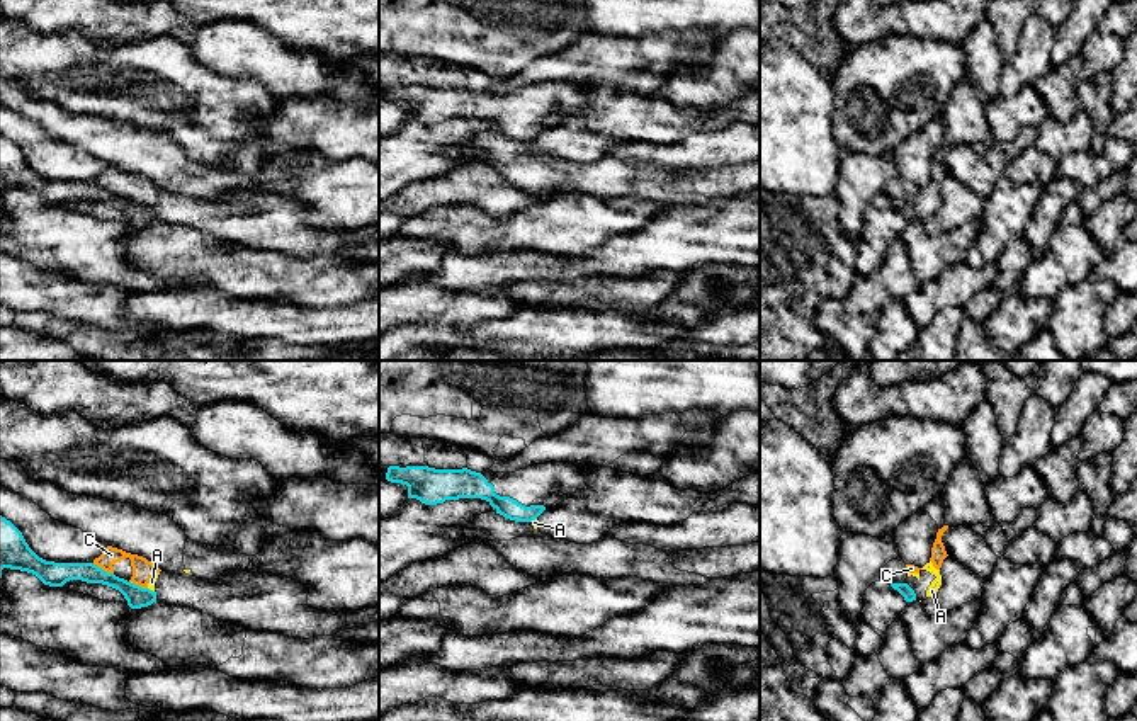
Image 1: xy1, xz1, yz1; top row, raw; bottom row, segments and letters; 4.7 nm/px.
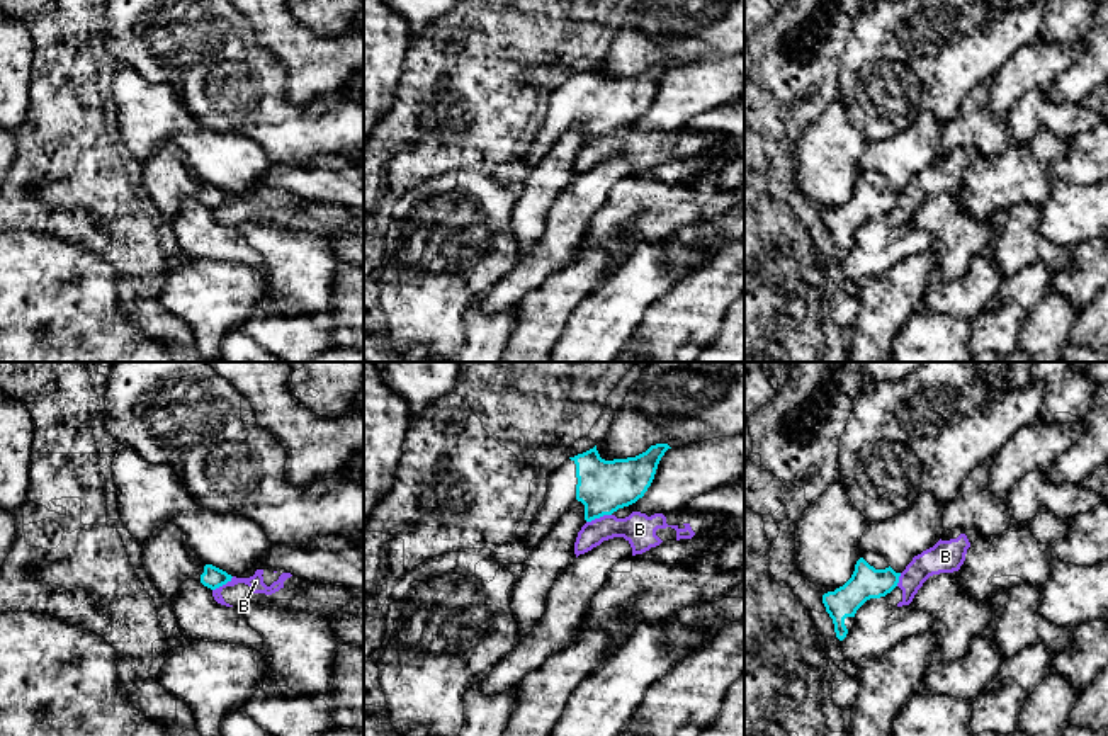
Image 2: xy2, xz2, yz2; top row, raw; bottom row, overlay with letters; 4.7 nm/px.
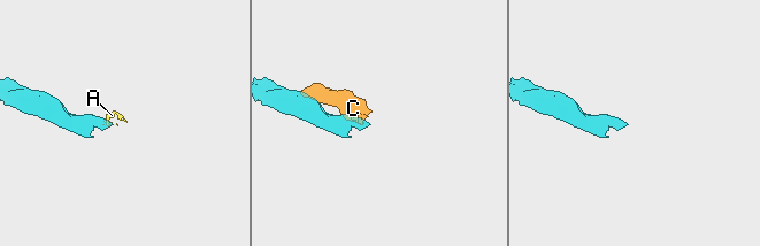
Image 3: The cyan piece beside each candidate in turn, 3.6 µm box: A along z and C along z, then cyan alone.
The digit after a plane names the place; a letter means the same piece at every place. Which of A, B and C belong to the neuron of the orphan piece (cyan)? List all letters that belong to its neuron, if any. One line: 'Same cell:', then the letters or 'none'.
Same cell: none

